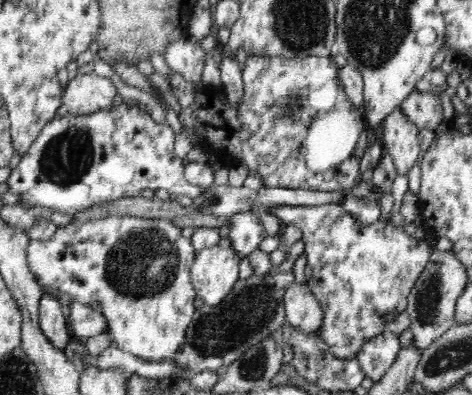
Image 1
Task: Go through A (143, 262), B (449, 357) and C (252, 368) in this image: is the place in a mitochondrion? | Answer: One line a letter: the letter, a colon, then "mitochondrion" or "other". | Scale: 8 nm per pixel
A: mitochondrion
B: mitochondrion
C: mitochondrion

